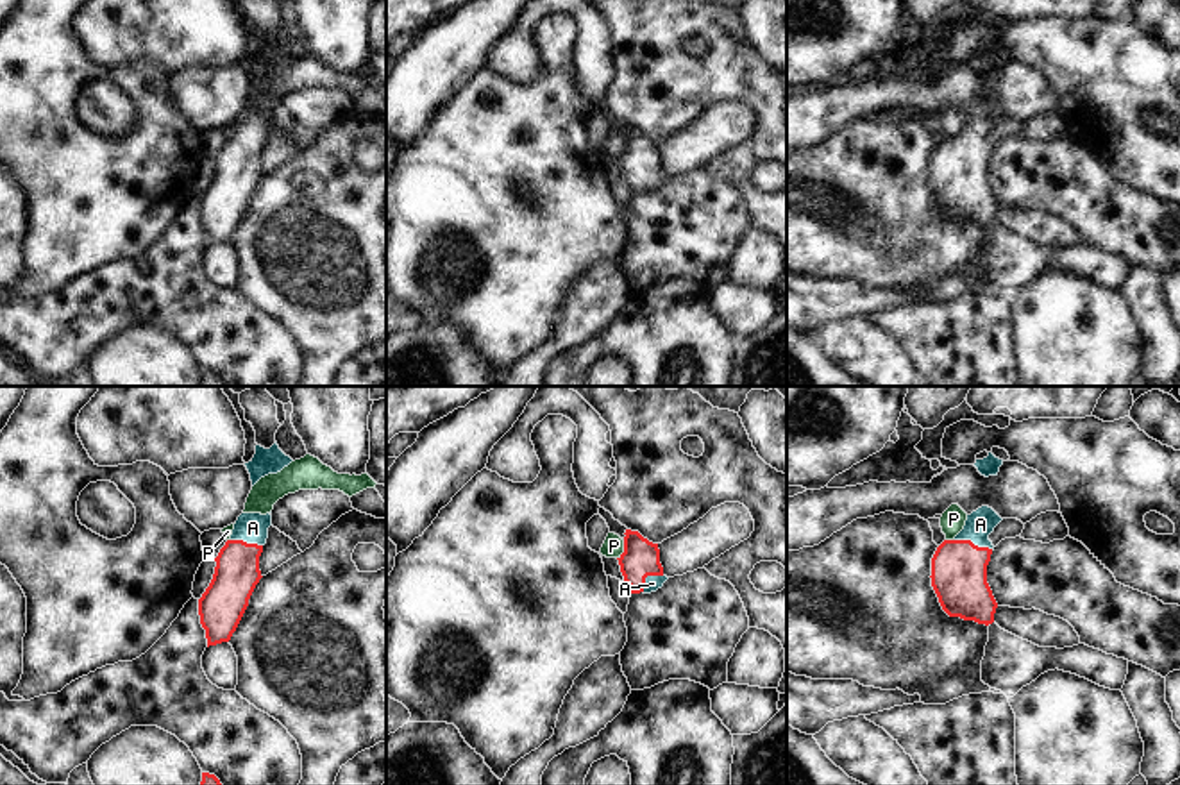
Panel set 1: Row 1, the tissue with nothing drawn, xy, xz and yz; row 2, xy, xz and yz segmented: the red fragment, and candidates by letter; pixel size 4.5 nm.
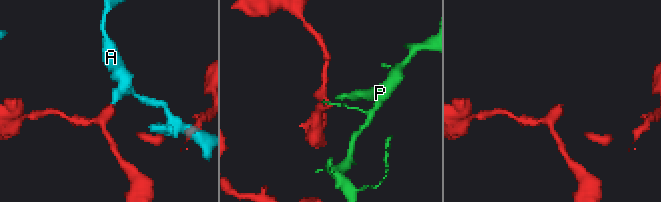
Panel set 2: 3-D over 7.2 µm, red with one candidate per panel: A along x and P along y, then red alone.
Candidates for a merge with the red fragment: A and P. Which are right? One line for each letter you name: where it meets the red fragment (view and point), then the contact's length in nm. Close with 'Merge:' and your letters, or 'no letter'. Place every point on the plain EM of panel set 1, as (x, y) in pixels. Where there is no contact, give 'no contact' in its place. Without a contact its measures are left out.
A: yz (973, 143) | 180 nm
Merge: A

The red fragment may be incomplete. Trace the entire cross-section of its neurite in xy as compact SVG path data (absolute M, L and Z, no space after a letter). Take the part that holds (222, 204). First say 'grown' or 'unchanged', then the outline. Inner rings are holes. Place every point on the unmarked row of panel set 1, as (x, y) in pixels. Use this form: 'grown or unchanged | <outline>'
grown | M241 113L231 138L215 157L213 179L198 198L198 215L206 229L207 247L229 241L236 231L249 198L263 177L259 156L270 125L270 113Z

